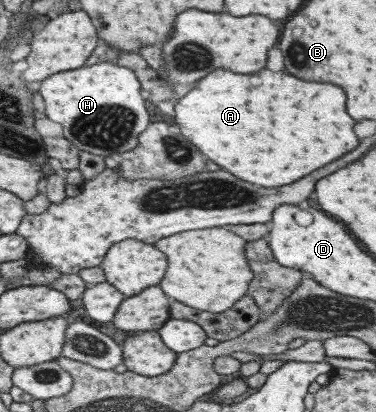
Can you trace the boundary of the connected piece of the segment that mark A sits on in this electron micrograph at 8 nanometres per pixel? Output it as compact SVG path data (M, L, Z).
M223 69L211 71L178 99L172 117L181 131L180 135L199 150L205 159L213 161L237 179L259 187L289 185L357 147L357 137L353 137L355 121L345 113L343 91L329 83L299 81L281 71L273 73L261 69L257 75L235 75Z

